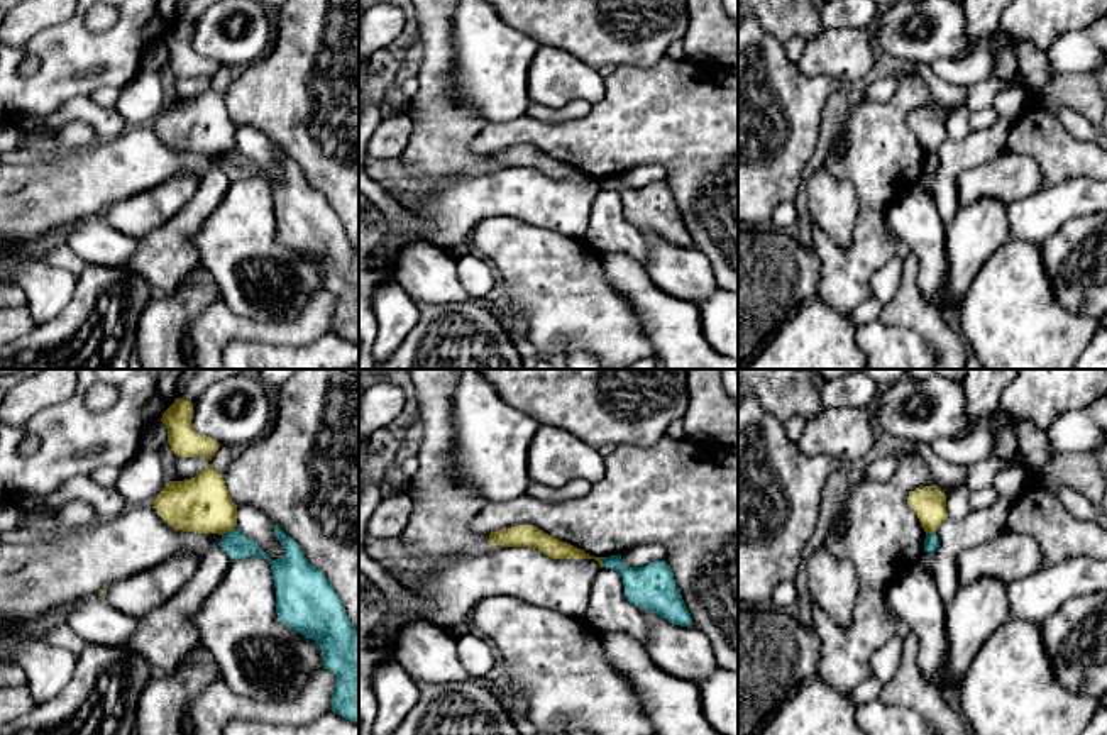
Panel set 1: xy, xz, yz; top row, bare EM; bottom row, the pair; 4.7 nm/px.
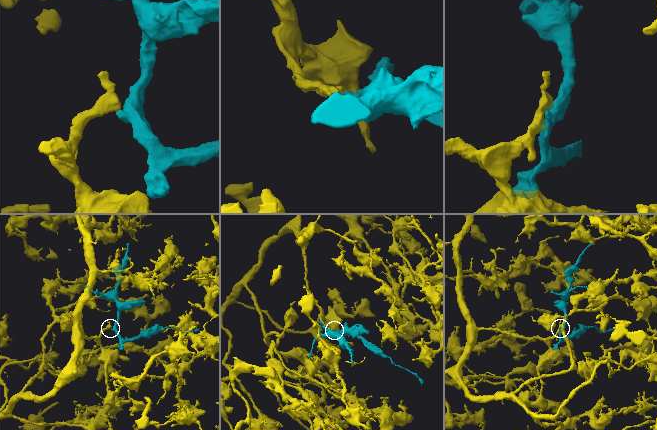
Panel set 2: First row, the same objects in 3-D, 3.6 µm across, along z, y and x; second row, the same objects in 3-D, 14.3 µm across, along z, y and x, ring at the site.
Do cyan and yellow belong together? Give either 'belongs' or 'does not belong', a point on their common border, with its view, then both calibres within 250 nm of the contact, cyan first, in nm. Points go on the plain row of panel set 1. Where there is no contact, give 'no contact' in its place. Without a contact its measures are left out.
does not belong; meets cyan in xy at (227, 153); 120 nm thick on the cyan side, 260 nm on the other

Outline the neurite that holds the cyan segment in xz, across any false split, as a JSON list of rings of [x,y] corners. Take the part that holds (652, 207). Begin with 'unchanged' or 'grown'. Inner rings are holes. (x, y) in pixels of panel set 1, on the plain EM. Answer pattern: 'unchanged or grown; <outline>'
unchanged; [[[618,174],[604,178],[603,188],[611,188],[621,195],[628,222],[640,230],[650,229],[674,246],[689,247],[694,244],[675,205],[672,188],[665,181],[628,188]]]

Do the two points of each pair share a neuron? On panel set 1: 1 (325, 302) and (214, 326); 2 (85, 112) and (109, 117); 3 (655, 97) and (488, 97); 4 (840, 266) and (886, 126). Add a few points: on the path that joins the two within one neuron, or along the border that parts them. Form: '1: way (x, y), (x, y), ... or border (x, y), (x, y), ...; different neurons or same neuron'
1: way (298, 329), (253, 331), (241, 327); same neuron
2: way (90, 112), (104, 117); same neuron
3: border (525, 114), (508, 122), (488, 126); different neurons
4: way (872, 231), (879, 161); same neuron

